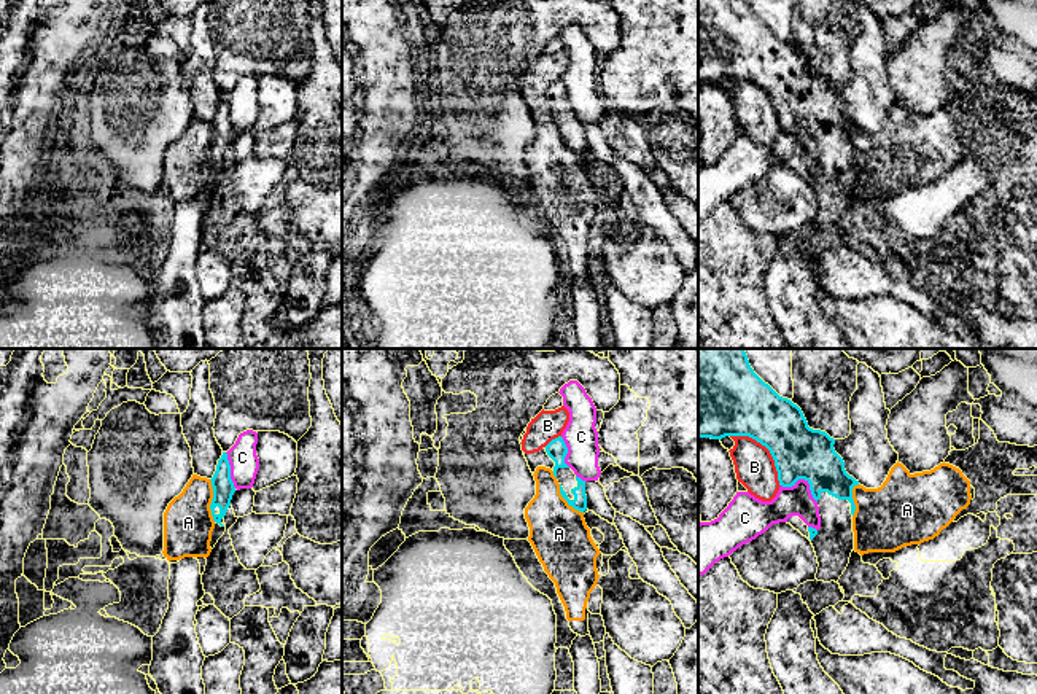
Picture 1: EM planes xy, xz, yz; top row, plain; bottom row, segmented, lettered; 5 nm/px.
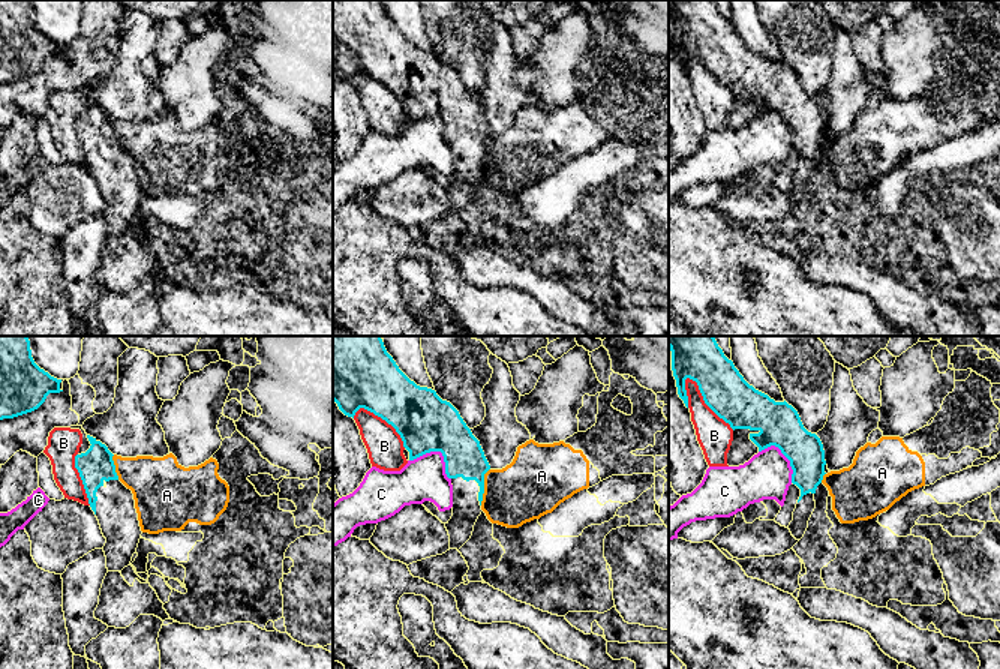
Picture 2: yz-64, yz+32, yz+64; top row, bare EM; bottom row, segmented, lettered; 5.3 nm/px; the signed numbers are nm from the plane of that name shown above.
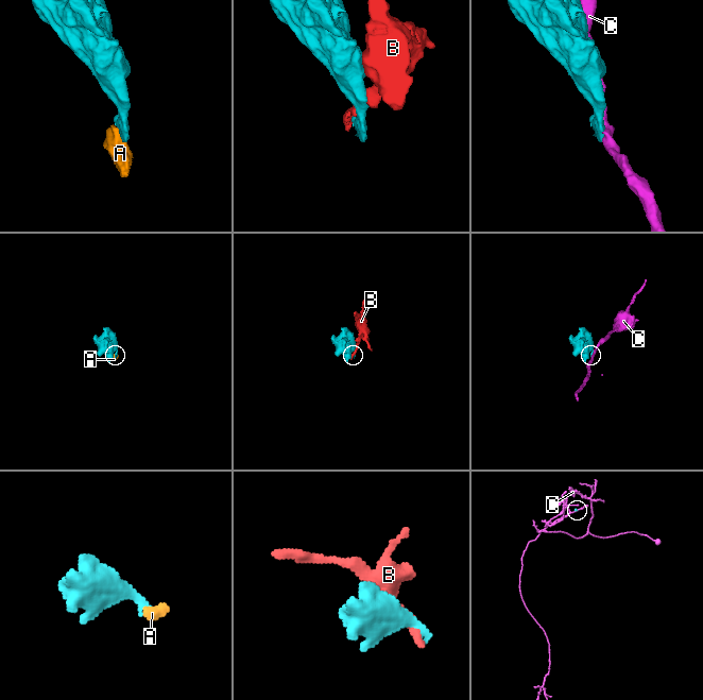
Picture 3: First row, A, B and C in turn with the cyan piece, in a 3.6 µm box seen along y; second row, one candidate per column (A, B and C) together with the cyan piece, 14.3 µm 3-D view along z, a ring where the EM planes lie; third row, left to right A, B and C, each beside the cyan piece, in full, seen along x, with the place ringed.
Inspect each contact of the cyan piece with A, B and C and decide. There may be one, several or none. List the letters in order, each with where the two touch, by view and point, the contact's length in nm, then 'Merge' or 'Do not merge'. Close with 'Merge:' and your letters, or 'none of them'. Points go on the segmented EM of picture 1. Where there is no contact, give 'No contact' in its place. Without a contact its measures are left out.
A: Touches cyan at xy (212, 500). Shared border 220 nm. Do not merge
B: Touches cyan at yz (767, 448). Shared border 360 nm. Do not merge
C: Touches cyan at yz (803, 478). Shared border 200 nm. Do not merge
Merge: none of them

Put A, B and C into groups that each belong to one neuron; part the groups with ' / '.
A B / C

